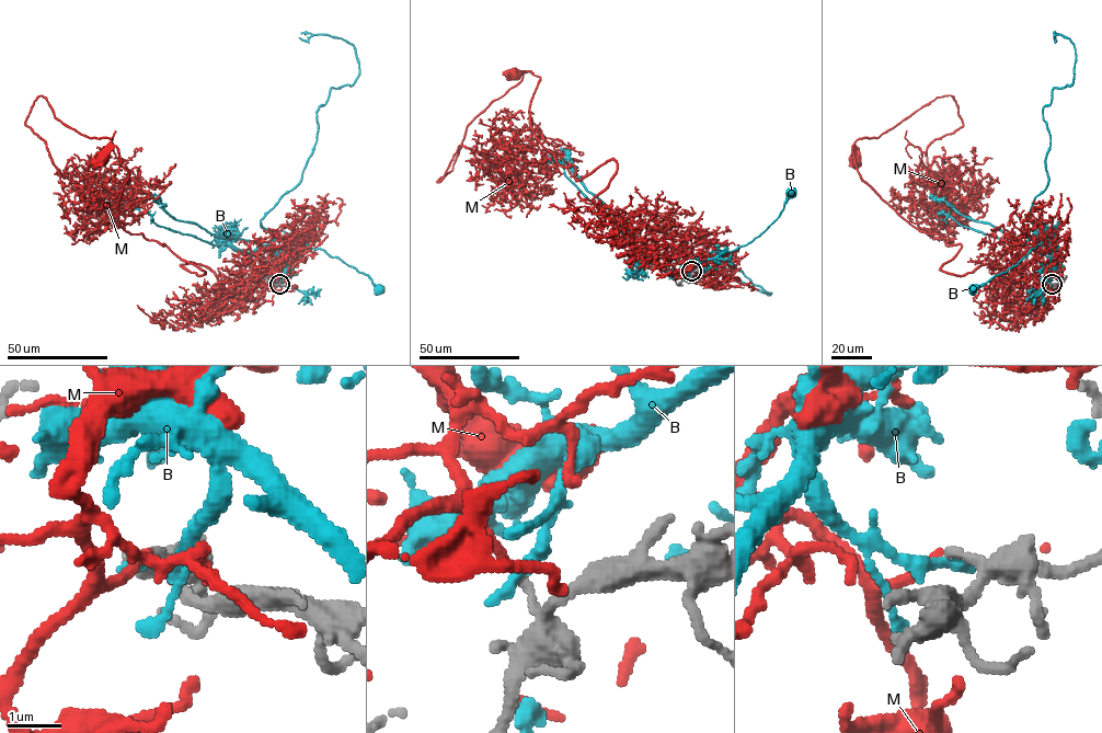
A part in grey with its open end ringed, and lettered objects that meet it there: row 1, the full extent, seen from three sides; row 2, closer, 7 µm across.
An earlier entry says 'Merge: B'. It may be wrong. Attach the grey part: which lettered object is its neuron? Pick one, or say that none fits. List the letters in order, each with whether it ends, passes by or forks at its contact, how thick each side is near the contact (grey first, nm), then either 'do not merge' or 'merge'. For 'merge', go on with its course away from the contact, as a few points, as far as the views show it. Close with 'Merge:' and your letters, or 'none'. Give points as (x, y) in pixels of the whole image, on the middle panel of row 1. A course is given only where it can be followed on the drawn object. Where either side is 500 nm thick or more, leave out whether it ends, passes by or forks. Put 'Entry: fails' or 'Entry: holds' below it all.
B: it ends; calibres 140 and 280 nm; do not merge
M: it ends; calibres 110 and 160 nm; merge; course (691, 271), (667, 233), (598, 209), (616, 162), (580, 180), (560, 165), (530, 123), (540, 77), (515, 75)
Merge: M
Entry: fails

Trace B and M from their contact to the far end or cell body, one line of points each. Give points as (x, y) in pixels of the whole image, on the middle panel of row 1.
B: (691, 271), (693, 266), (666, 271), (685, 273), (750, 242), (778, 217), (792, 192)
M: (691, 271), (667, 233), (598, 209), (616, 162), (580, 180), (560, 165), (530, 123), (540, 77), (515, 75)

